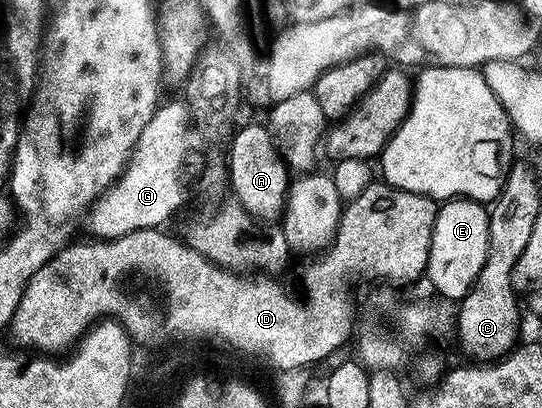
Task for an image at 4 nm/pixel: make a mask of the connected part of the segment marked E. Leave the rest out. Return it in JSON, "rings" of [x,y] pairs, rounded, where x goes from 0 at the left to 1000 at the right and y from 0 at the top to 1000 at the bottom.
{"rings":[[[843,485],[810,502],[797,591],[786,613],[786,686],[790,676],[808,723],[847,740],[871,706],[897,642],[904,583],[900,525],[902,512],[884,490]]]}

